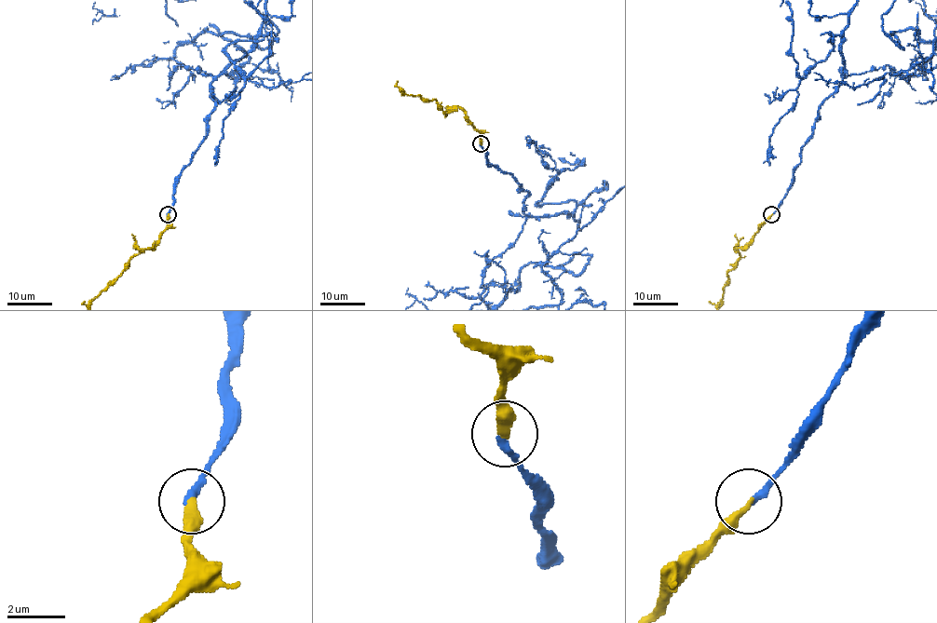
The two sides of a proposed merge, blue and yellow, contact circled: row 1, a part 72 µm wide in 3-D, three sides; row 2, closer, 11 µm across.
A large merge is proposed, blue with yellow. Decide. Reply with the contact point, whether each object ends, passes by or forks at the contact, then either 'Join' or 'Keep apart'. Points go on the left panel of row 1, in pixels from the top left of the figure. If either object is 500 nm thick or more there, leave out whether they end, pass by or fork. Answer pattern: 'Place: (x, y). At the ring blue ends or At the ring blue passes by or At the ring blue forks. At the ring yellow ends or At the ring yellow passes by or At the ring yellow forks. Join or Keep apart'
Place: (168, 214). At the ring blue ends. At the ring yellow ends. Join

